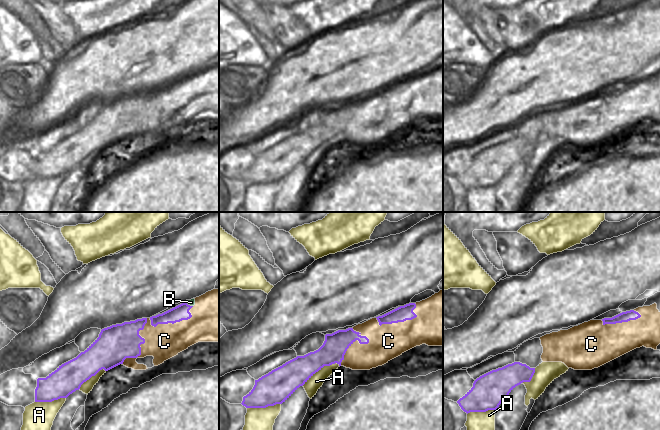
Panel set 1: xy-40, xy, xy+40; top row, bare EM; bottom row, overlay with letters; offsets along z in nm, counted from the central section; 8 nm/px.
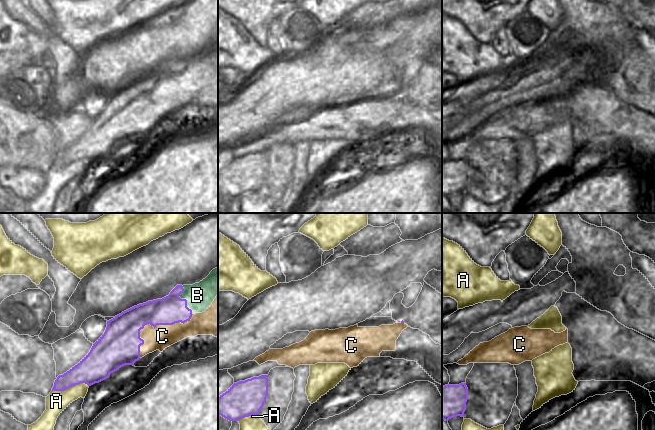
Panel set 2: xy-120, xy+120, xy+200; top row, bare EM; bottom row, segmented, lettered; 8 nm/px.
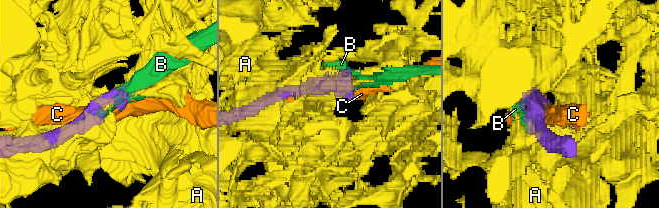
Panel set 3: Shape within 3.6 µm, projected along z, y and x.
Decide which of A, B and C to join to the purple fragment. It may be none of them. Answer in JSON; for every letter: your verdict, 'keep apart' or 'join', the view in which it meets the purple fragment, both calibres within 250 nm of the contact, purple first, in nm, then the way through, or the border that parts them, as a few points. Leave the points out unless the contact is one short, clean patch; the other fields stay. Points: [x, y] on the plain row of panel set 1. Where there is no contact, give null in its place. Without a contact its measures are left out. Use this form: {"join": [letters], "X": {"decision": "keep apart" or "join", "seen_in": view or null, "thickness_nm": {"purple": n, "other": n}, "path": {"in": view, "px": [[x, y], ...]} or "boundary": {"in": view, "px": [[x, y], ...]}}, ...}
{"join": ["B"], "A": {"decision": "keep apart", "seen_in": "xy", "thickness_nm": {"purple": 220, "other": 120}}, "B": {"decision": "join", "seen_in": "xy-40", "thickness_nm": {"purple": 130, "other": 50}}, "C": {"decision": "keep apart", "seen_in": "xy", "thickness_nm": {"purple": 200, "other": 280}}}

